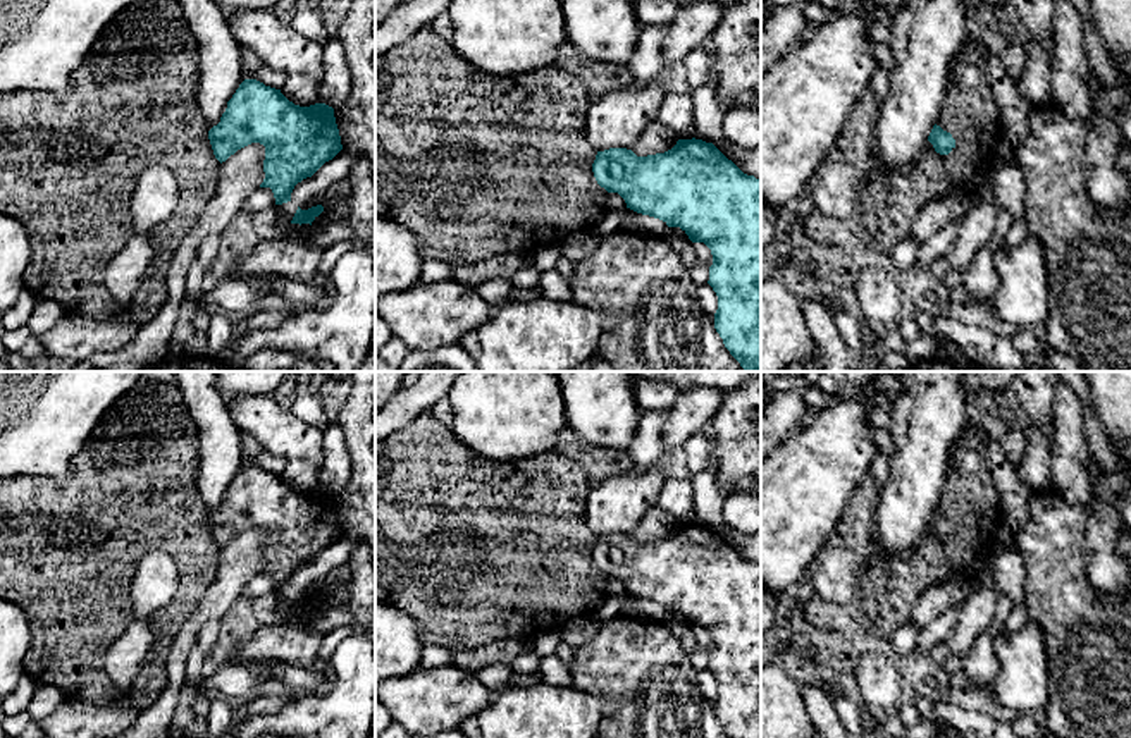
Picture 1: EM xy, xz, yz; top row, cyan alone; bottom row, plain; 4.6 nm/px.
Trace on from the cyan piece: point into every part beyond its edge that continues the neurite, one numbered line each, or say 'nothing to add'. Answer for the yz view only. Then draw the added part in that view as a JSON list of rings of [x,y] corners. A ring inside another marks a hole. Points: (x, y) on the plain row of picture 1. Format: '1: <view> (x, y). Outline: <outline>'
nothing to add

